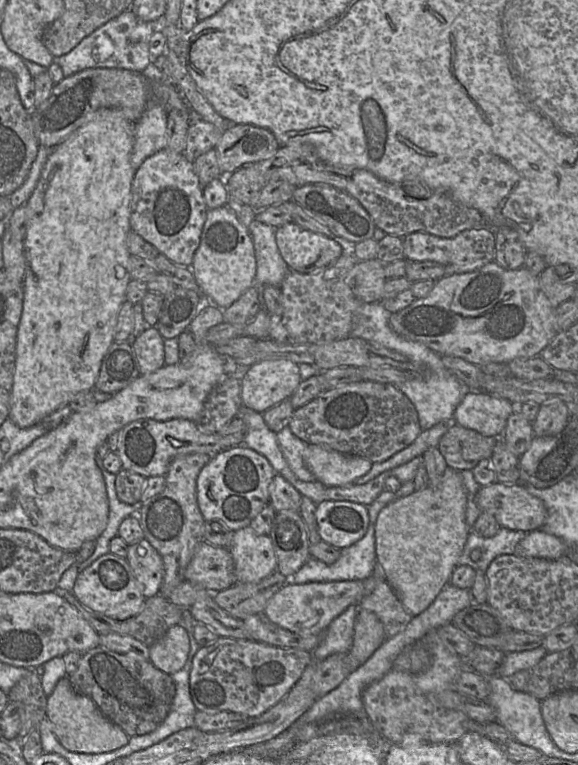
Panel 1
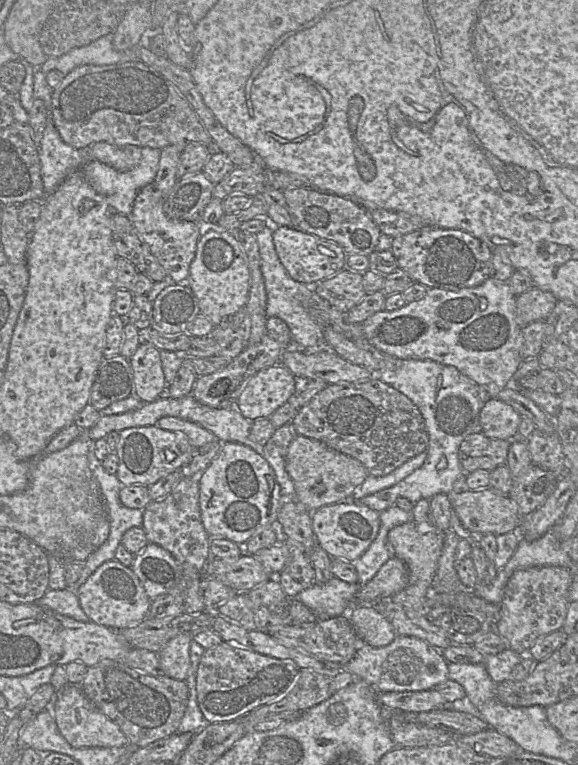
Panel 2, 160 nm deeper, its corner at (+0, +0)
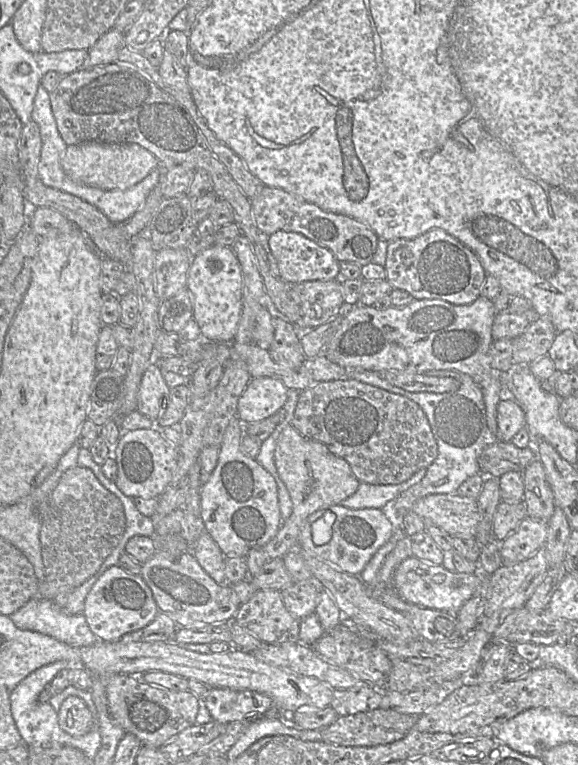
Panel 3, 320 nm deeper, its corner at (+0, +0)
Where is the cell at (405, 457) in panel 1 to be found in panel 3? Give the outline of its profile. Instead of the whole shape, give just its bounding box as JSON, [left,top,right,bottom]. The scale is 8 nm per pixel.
[339,469,426,509]

